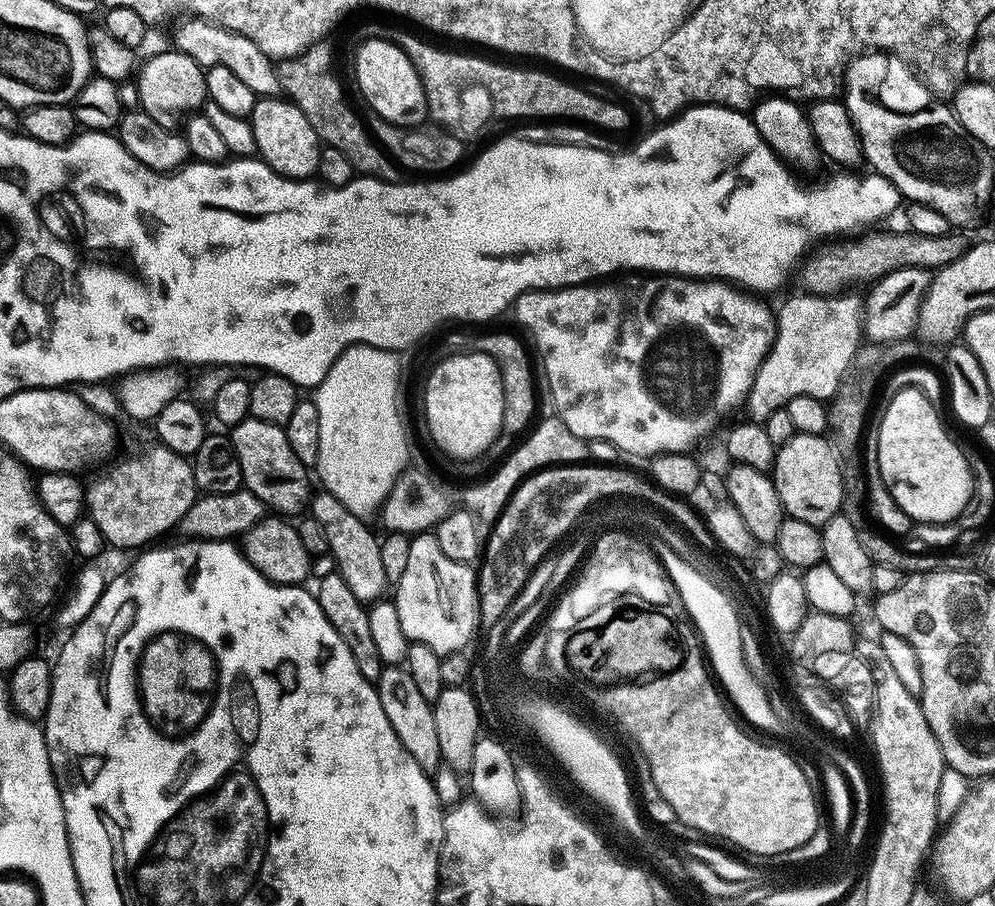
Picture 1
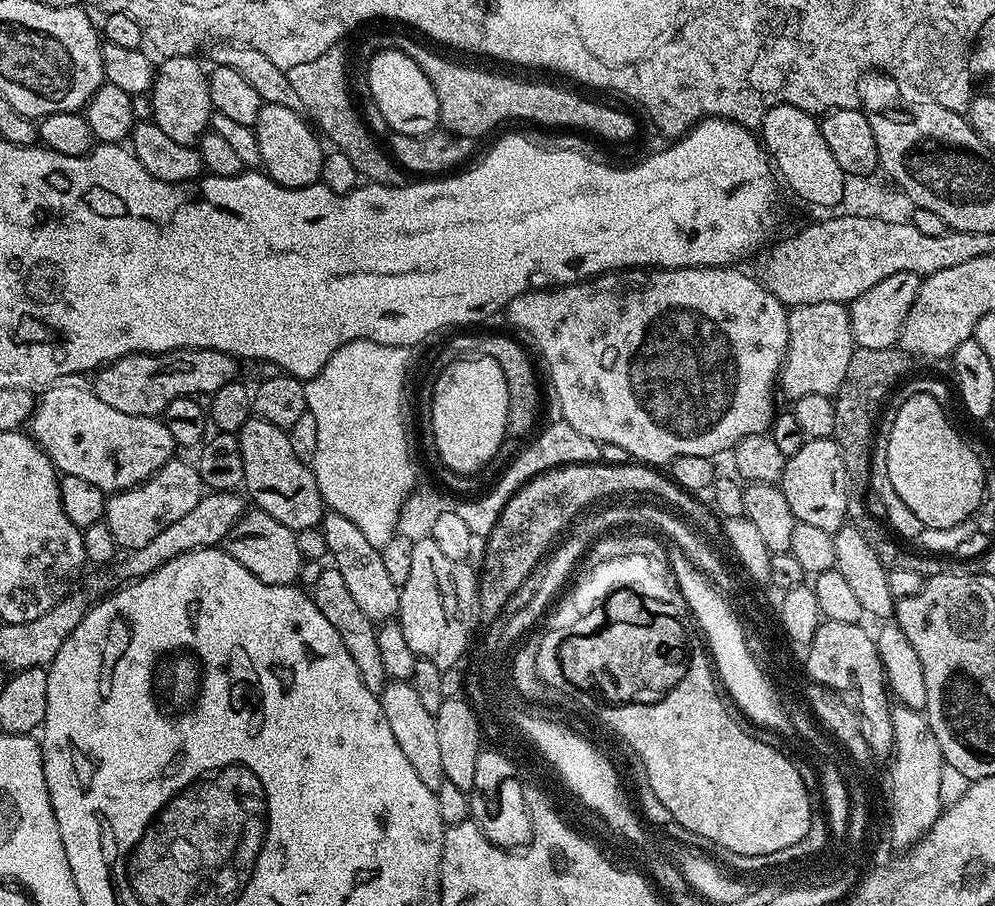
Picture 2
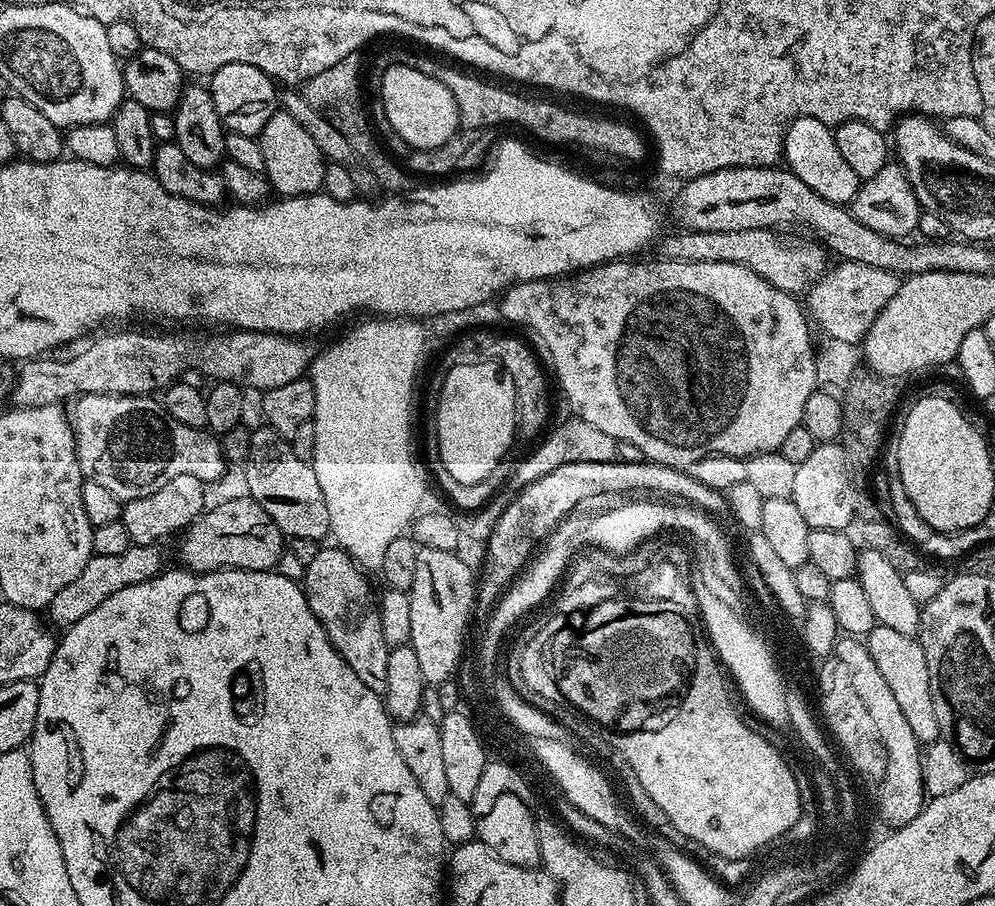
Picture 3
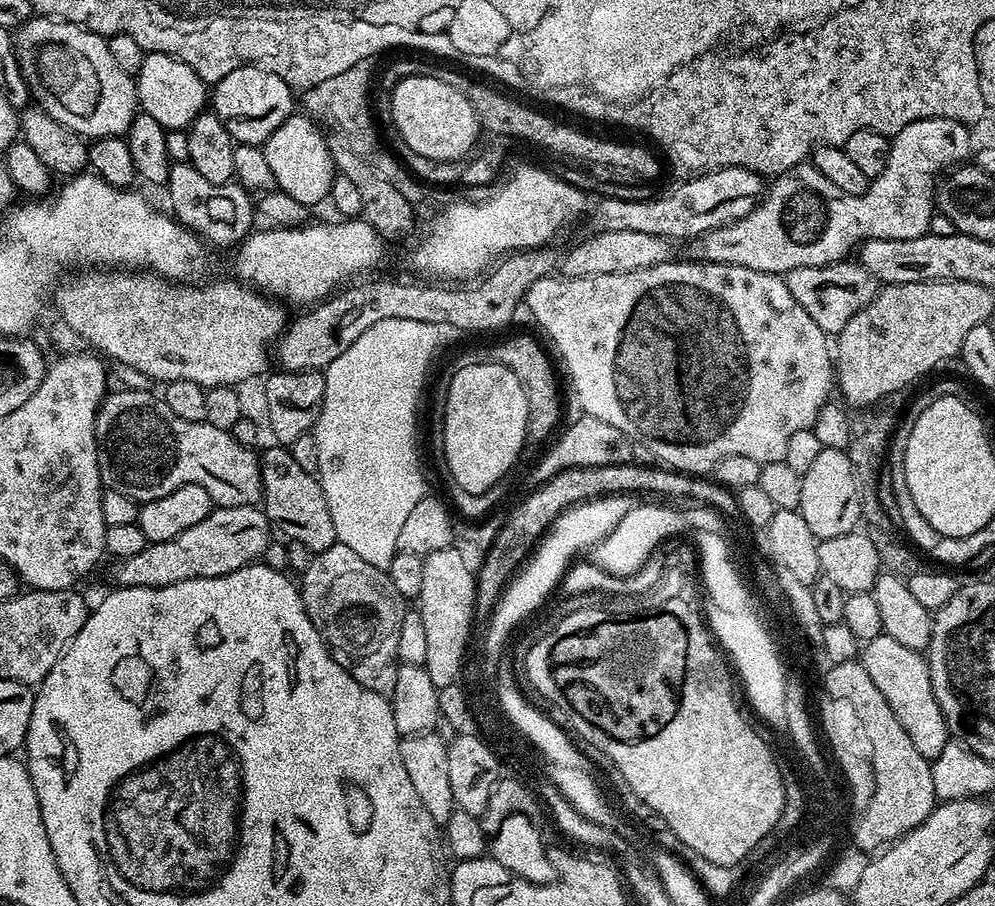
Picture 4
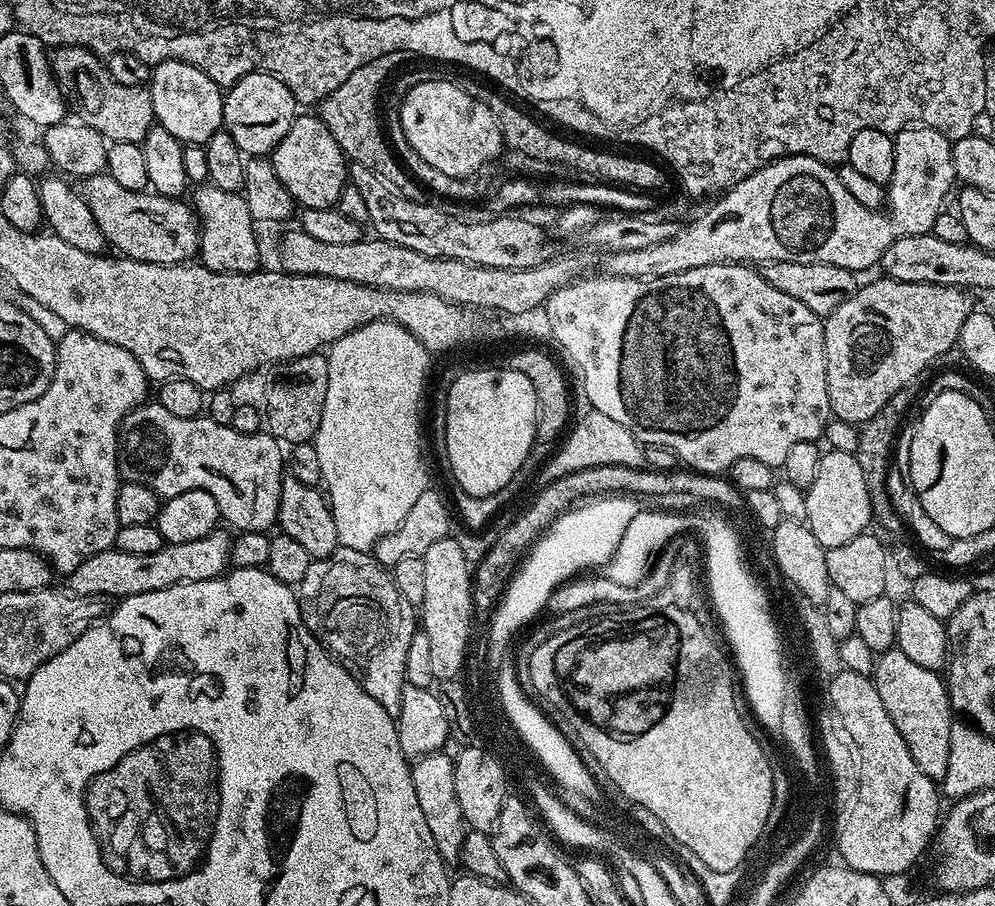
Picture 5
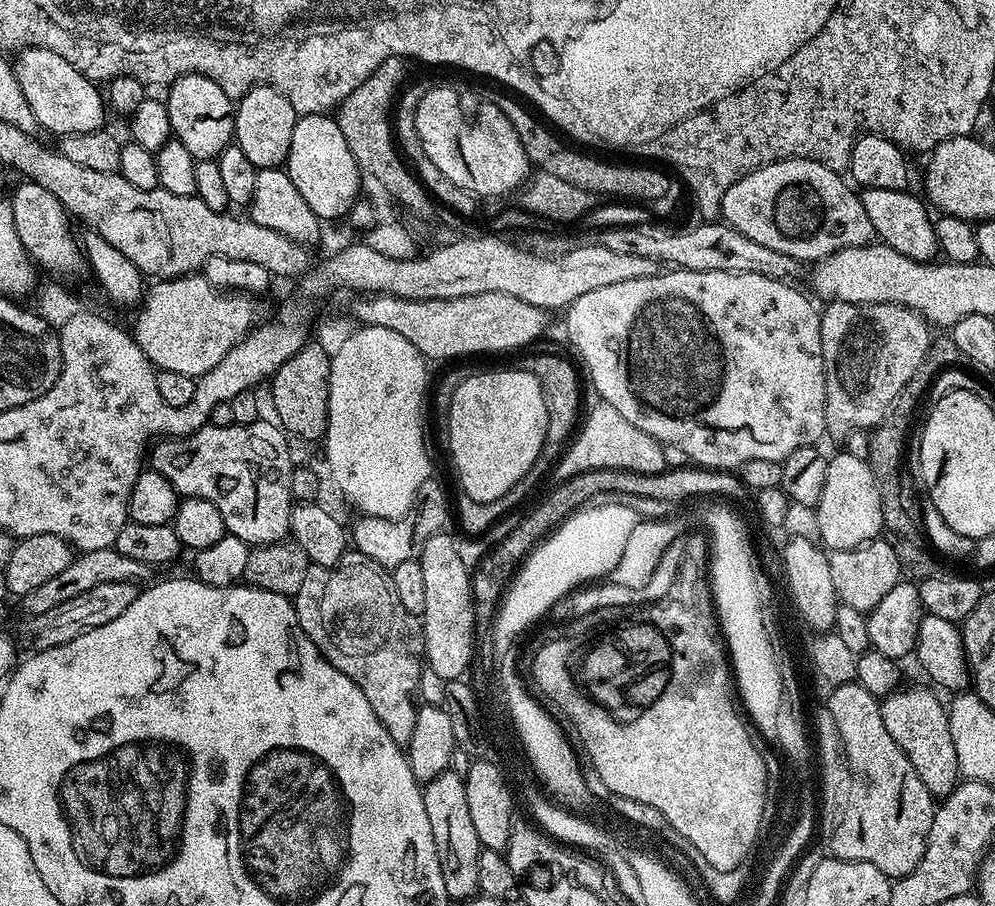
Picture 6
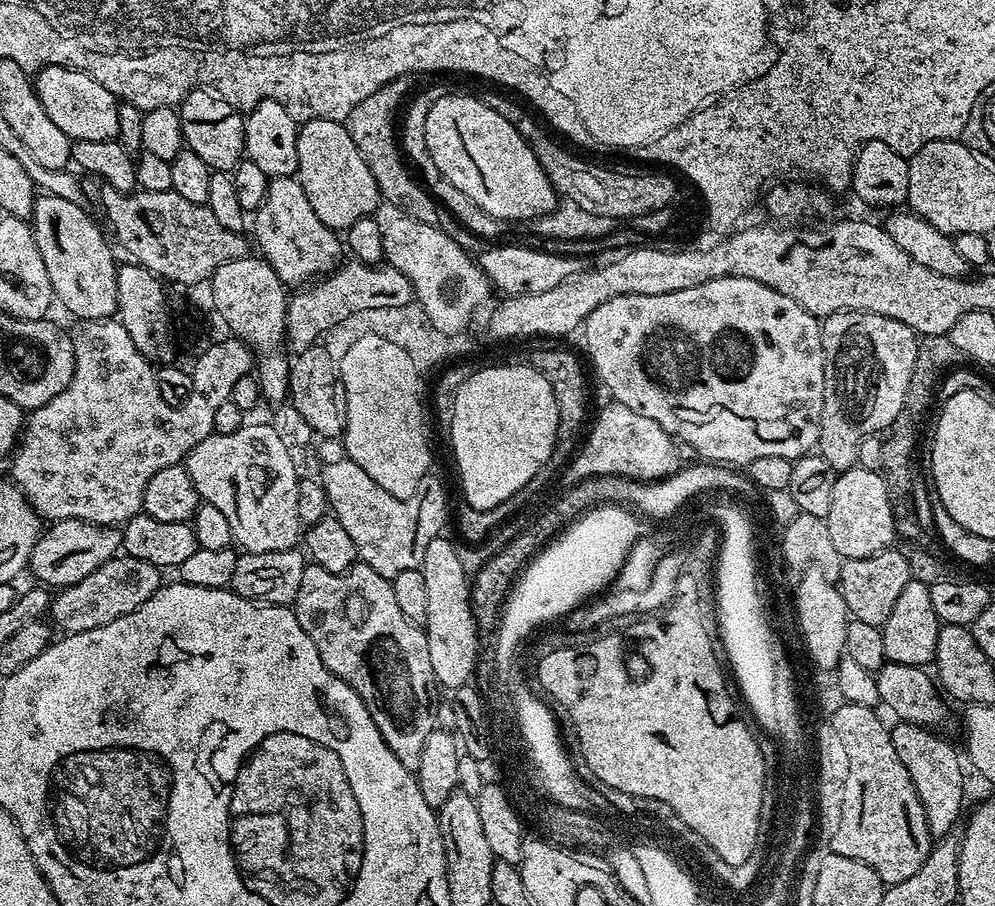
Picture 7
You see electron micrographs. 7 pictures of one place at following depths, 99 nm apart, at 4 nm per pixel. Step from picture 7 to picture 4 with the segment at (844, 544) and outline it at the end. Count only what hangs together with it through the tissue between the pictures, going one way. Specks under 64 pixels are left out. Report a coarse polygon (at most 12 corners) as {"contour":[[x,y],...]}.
{"contour":[[824,448],[802,474],[817,541],[857,531],[860,481],[845,450]]}

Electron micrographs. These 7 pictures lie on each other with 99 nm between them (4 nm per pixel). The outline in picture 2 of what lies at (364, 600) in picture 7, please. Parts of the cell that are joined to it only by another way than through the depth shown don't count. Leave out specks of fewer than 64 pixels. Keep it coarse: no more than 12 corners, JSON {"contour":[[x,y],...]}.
{"contour":[[338,569],[310,585],[322,618],[338,630],[366,690],[389,678],[377,625],[362,614]]}

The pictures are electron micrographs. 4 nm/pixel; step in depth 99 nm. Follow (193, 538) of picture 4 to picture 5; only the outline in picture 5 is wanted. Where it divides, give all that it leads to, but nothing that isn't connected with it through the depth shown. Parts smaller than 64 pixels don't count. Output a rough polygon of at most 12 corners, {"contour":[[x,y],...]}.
{"contour":[[223,530],[154,554],[107,548],[67,573],[73,596],[123,598],[224,575]]}

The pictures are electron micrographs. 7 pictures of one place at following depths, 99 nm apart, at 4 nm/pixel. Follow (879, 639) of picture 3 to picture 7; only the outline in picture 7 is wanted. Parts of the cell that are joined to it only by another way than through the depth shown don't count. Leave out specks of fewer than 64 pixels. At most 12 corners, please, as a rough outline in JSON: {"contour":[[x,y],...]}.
{"contour":[[891,725],[928,834],[944,838],[964,808],[964,768],[939,731]]}

